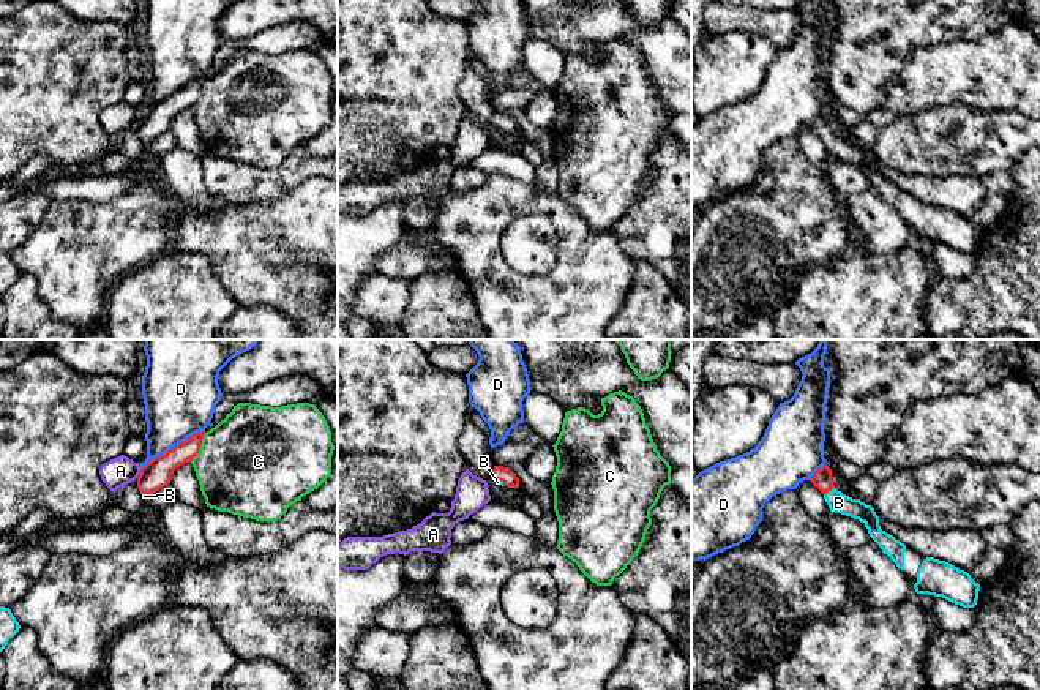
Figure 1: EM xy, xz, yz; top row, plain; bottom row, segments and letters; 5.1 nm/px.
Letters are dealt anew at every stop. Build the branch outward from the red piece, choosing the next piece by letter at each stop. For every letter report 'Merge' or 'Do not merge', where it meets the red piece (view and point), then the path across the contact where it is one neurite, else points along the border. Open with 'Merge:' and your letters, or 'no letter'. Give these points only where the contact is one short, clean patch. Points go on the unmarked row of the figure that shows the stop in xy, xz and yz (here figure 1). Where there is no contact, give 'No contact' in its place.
Merge: B
A: Do not merge. Touches red at xy (139, 120). Boundary: xy (141, 116), (136, 123)
B: Merge. Touches red at yz (829, 136). Path across: yz (823, 127), (829, 136), (838, 149)
C: Do not merge. Touches red at xy (199, 93). Boundary: xy (205, 79), (199, 98), (190, 108)
D: Do not merge. Touches red at xy (172, 93). Boundary: xy (204, 76), (153, 103), (141, 116)

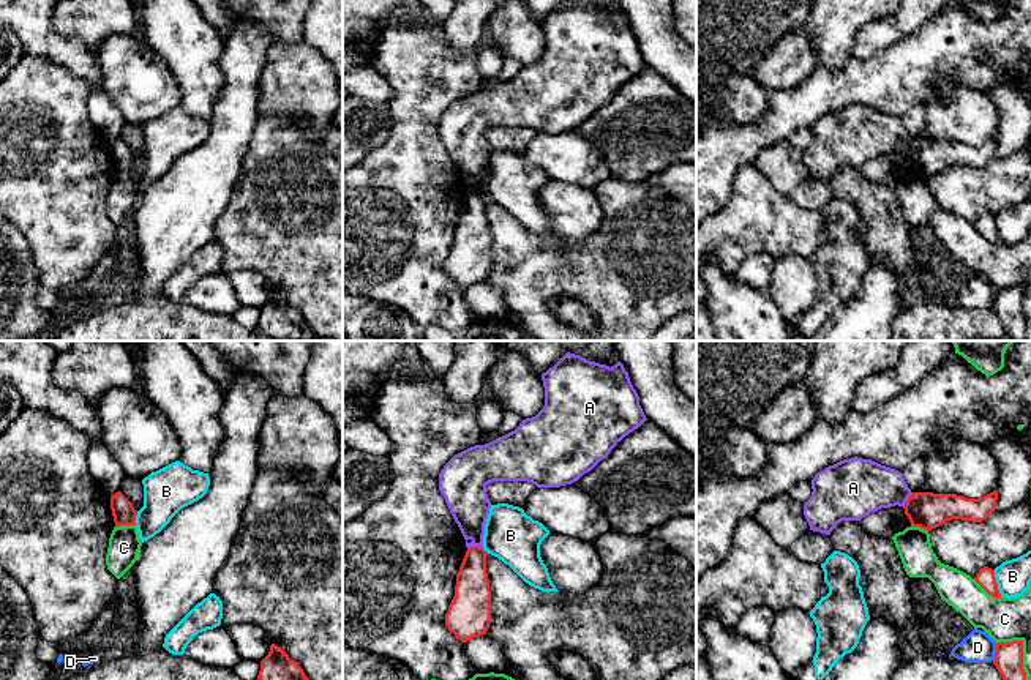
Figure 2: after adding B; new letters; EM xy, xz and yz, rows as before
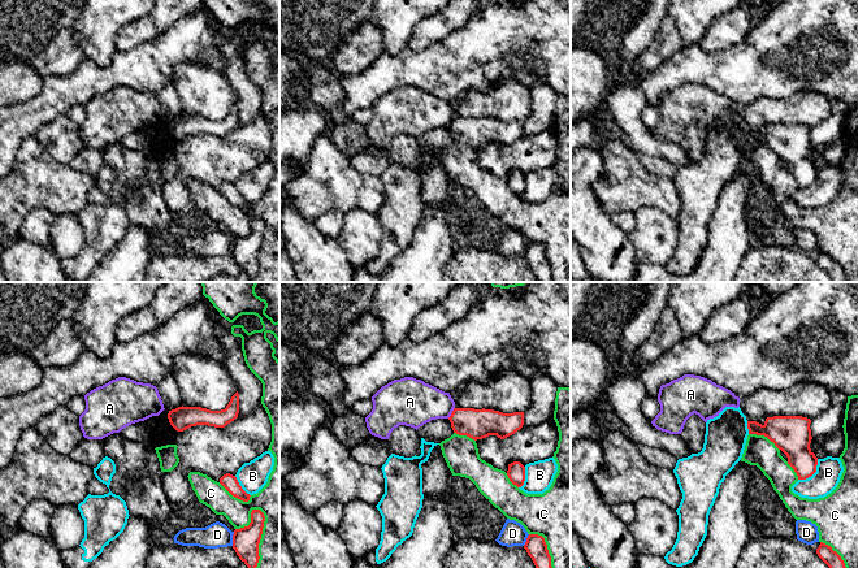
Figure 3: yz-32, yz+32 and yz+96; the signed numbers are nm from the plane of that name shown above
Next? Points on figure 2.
Merge: no letter
A: Do not merge. Touches red at xz (474, 193). Boundary: xz (482, 193), (471, 193), (468, 196)
B: Do not merge. Touches red at yz (995, 229)
C: Do not merge. Touches red at yz (1022, 303)
D: Do not merge. Touches red at yz (997, 298)

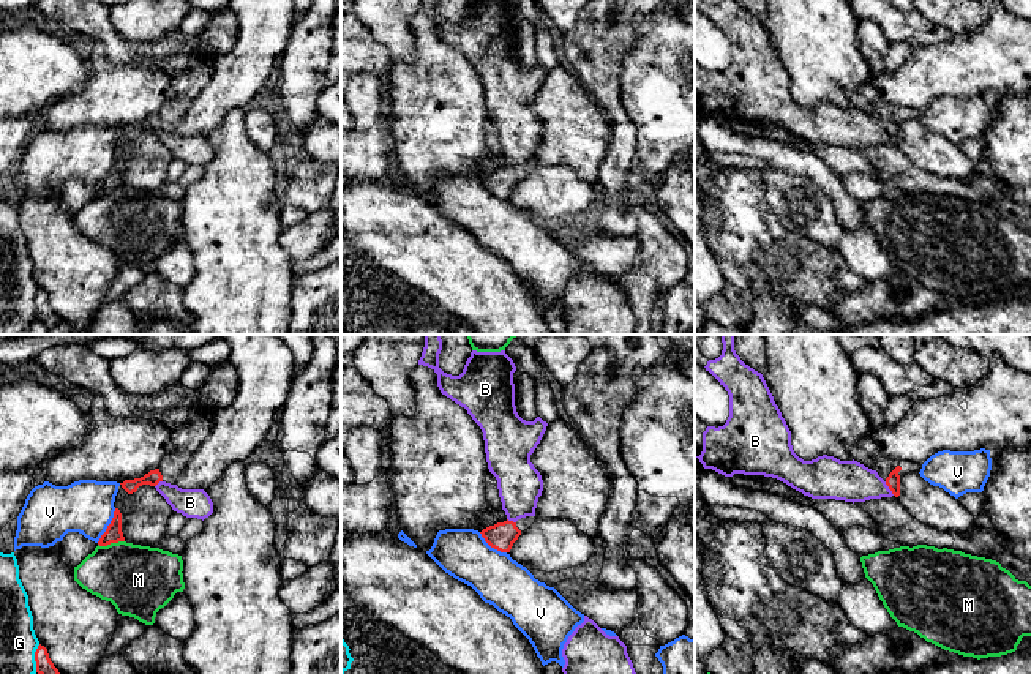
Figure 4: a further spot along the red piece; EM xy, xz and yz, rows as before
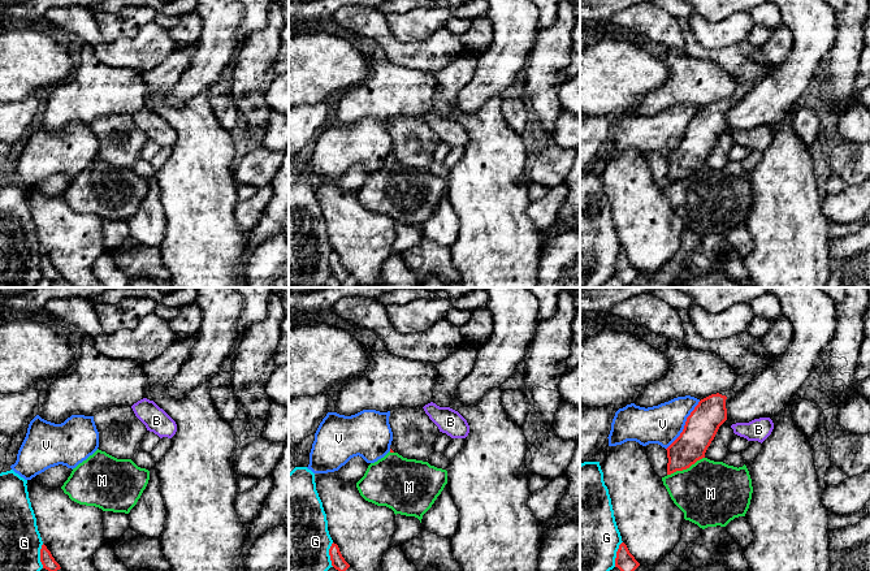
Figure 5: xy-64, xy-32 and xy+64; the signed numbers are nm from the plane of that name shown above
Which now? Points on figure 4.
Merge: no letter
B: Do not merge. Touches red at yz (889, 134). Boundary: yz (884, 128), (894, 141)
G: Do not merge. Touches red at xy (35, 305)
M: Do not merge. Touches red at xy (111, 188)
V: Do not merge. Touches red at xy (108, 172)

